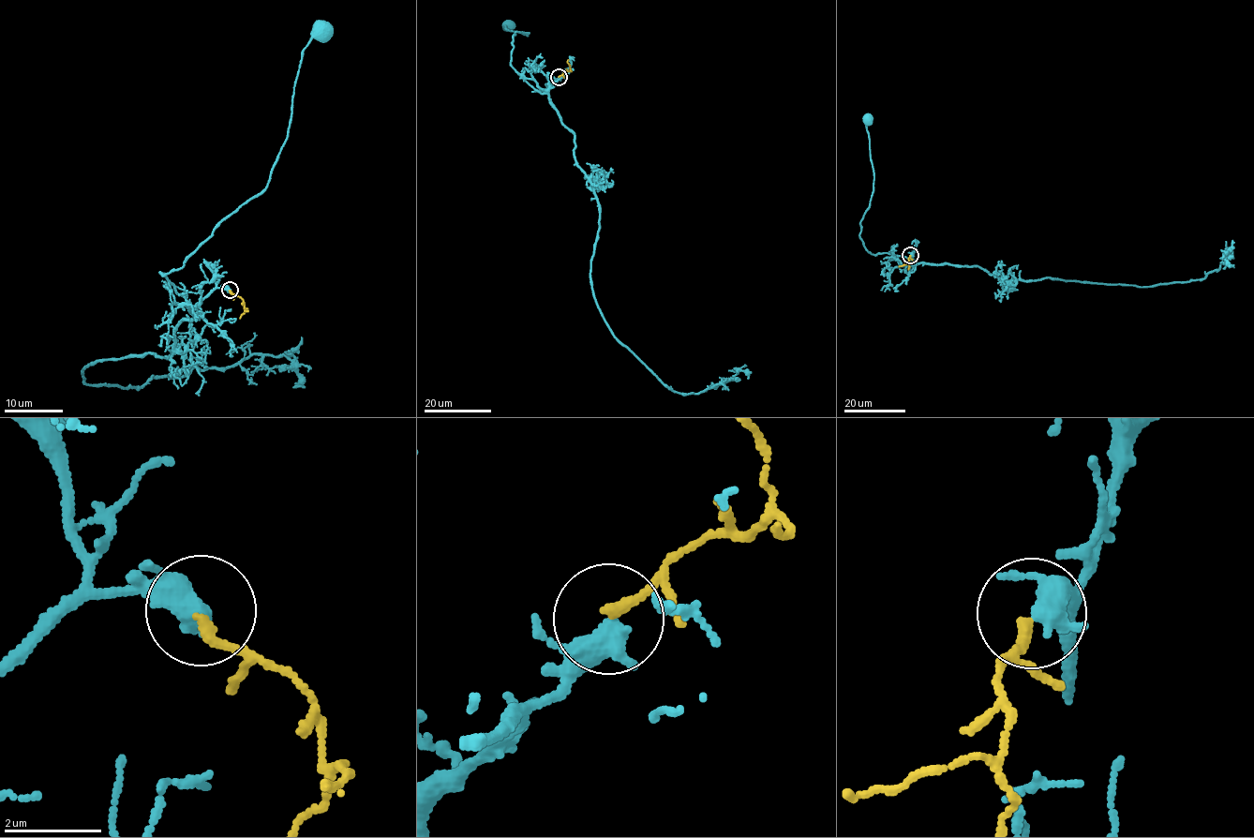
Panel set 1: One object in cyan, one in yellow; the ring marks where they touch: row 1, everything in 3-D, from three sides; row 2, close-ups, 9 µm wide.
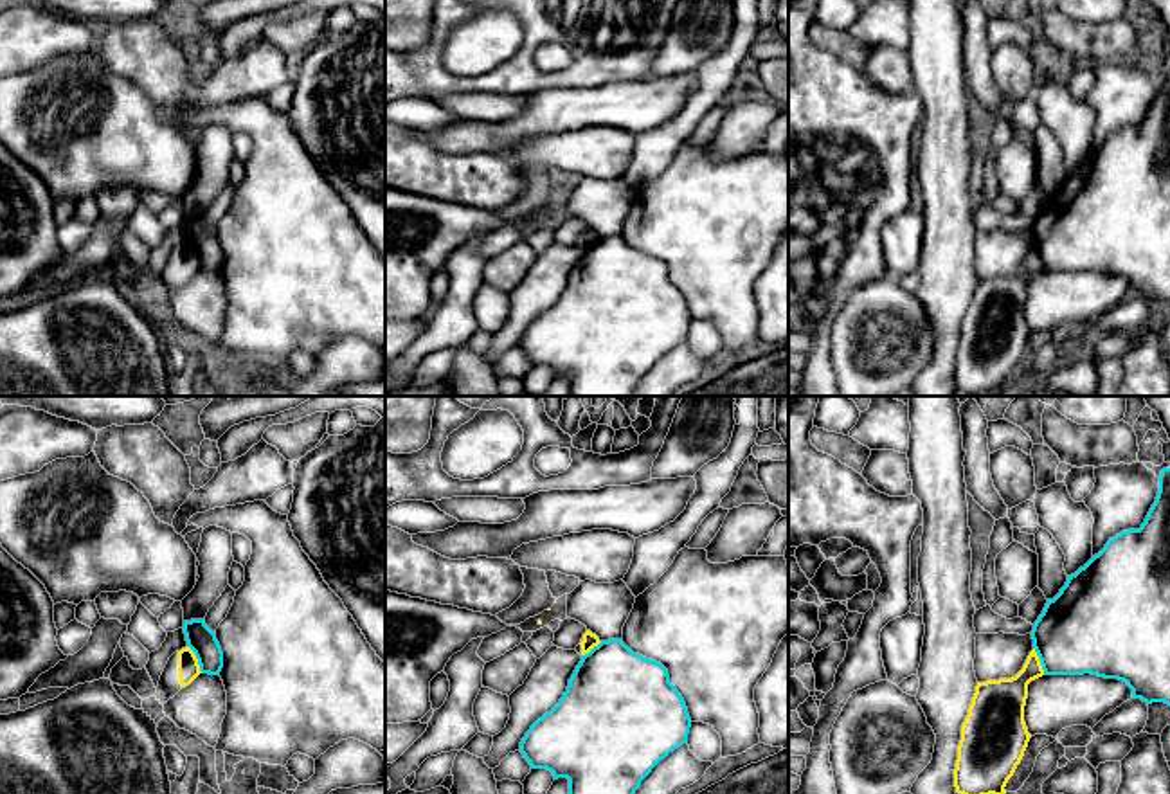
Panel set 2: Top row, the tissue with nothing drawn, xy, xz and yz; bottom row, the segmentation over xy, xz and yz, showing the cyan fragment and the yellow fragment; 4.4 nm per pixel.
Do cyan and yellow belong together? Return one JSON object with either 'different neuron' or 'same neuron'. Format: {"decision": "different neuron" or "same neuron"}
{"decision": "different neuron"}

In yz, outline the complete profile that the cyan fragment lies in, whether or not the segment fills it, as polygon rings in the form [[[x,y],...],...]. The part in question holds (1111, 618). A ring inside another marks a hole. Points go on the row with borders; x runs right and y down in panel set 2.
[[[1170,468],[1159,475],[1159,492],[1139,529],[1121,531],[1048,600],[1031,630],[1033,648],[1046,675],[1098,675],[1123,681],[1132,699],[1170,706]]]

